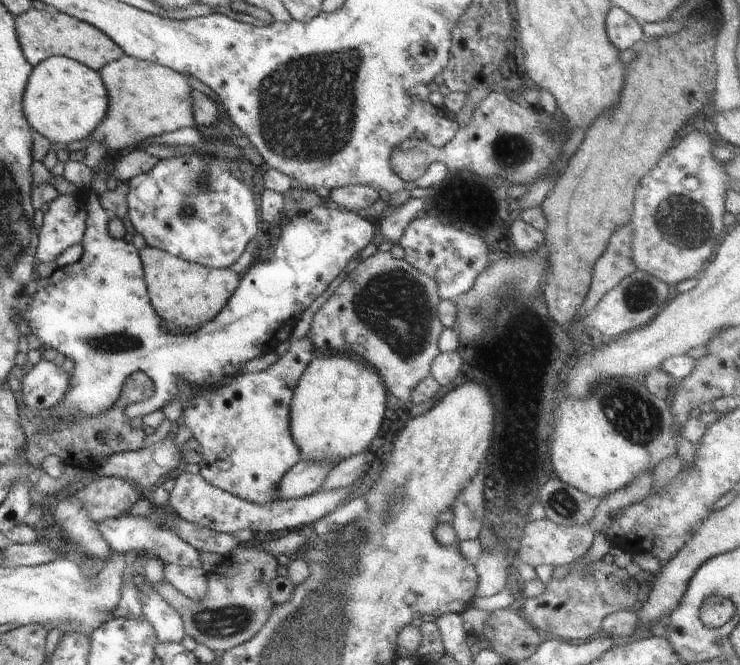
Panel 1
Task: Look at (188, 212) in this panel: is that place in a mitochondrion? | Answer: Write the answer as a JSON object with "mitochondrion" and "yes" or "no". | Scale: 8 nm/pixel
{"mitochondrion":"yes"}

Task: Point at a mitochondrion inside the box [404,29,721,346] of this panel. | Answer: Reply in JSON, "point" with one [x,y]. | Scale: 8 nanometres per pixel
{"point":[685,223]}

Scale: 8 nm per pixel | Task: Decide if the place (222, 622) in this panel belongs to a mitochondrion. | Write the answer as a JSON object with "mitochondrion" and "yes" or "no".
{"mitochondrion":"yes"}

